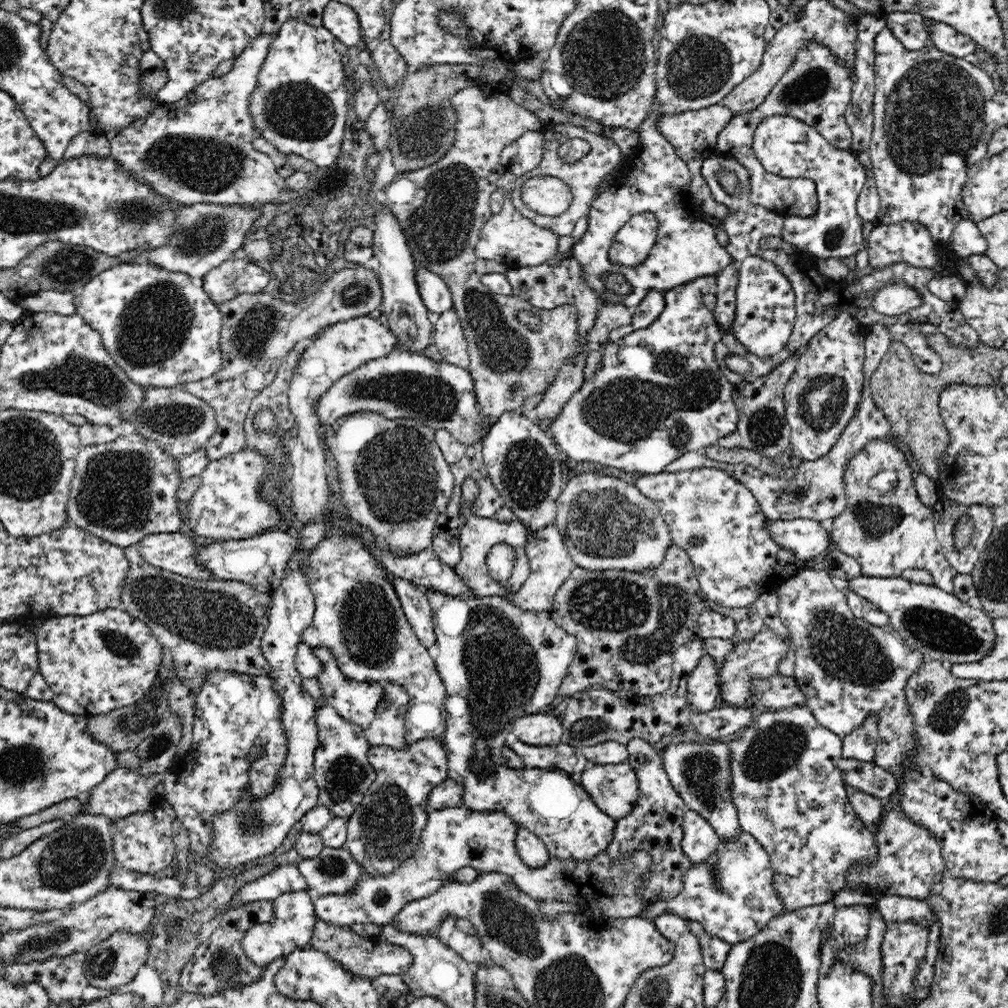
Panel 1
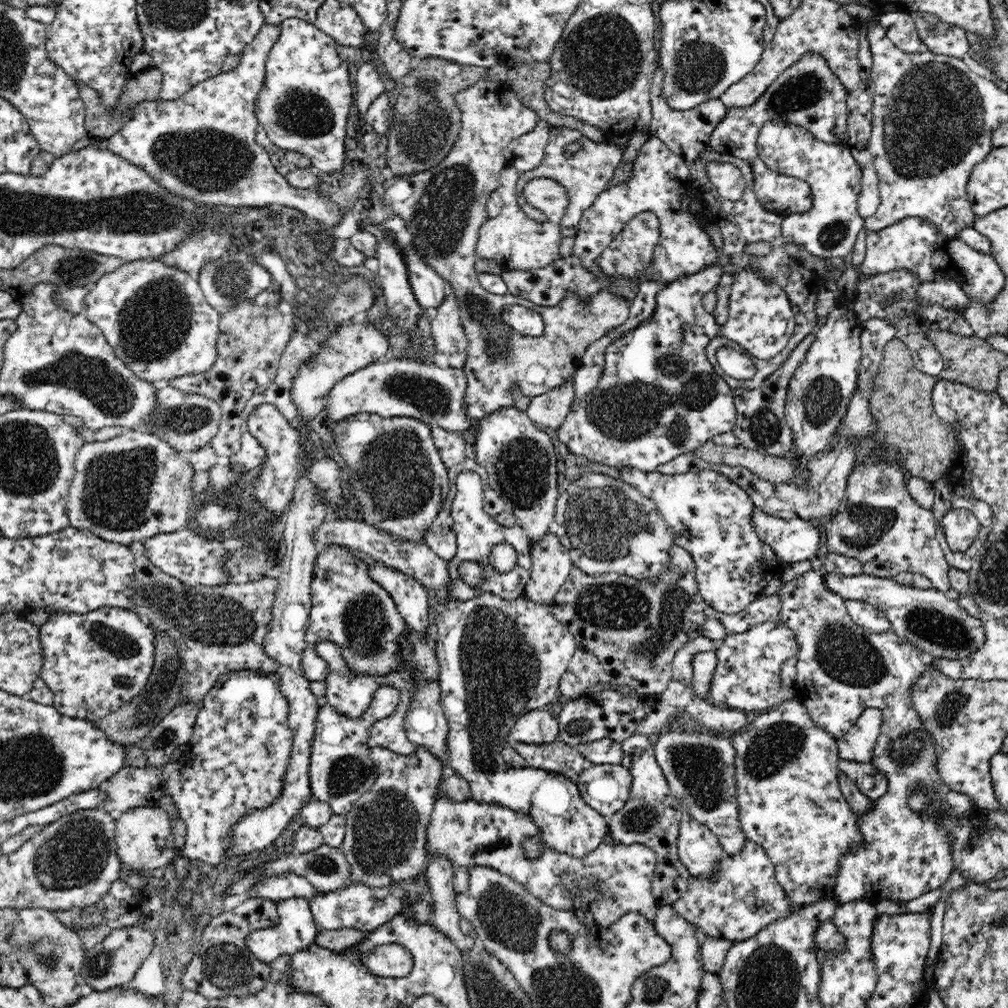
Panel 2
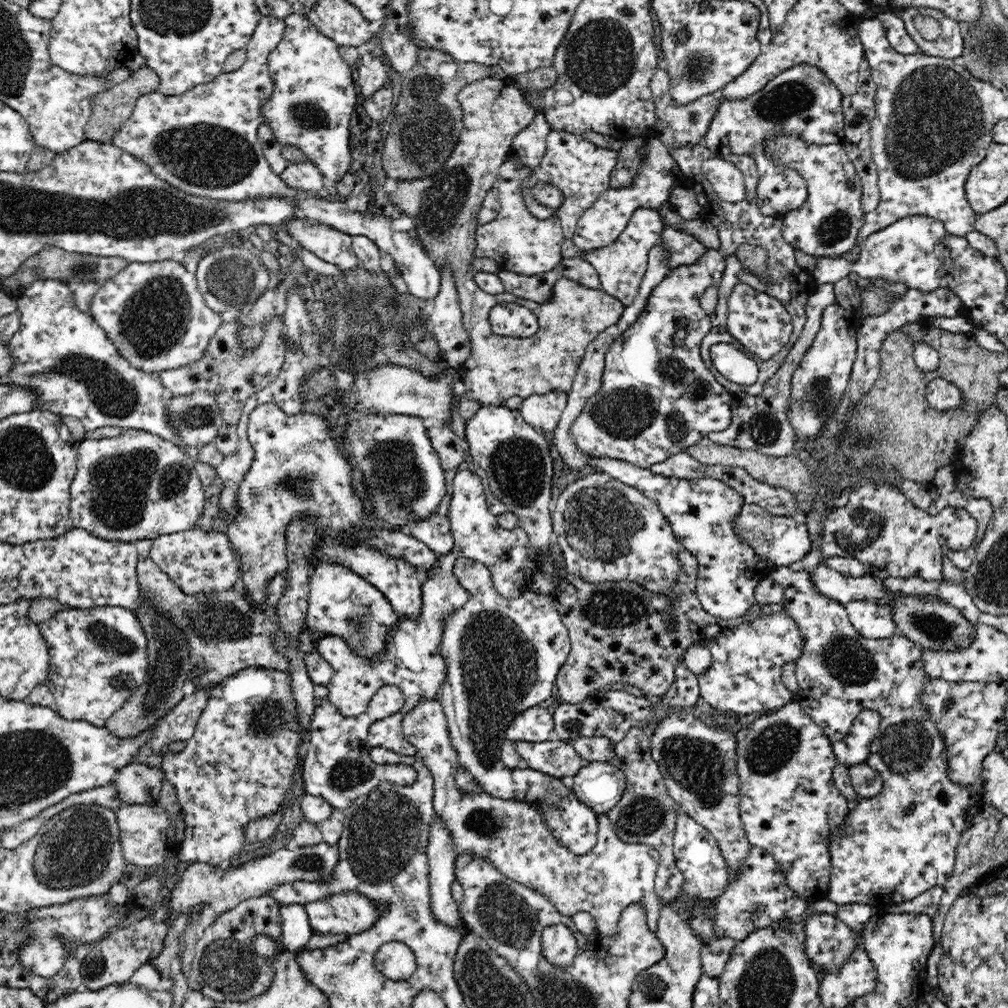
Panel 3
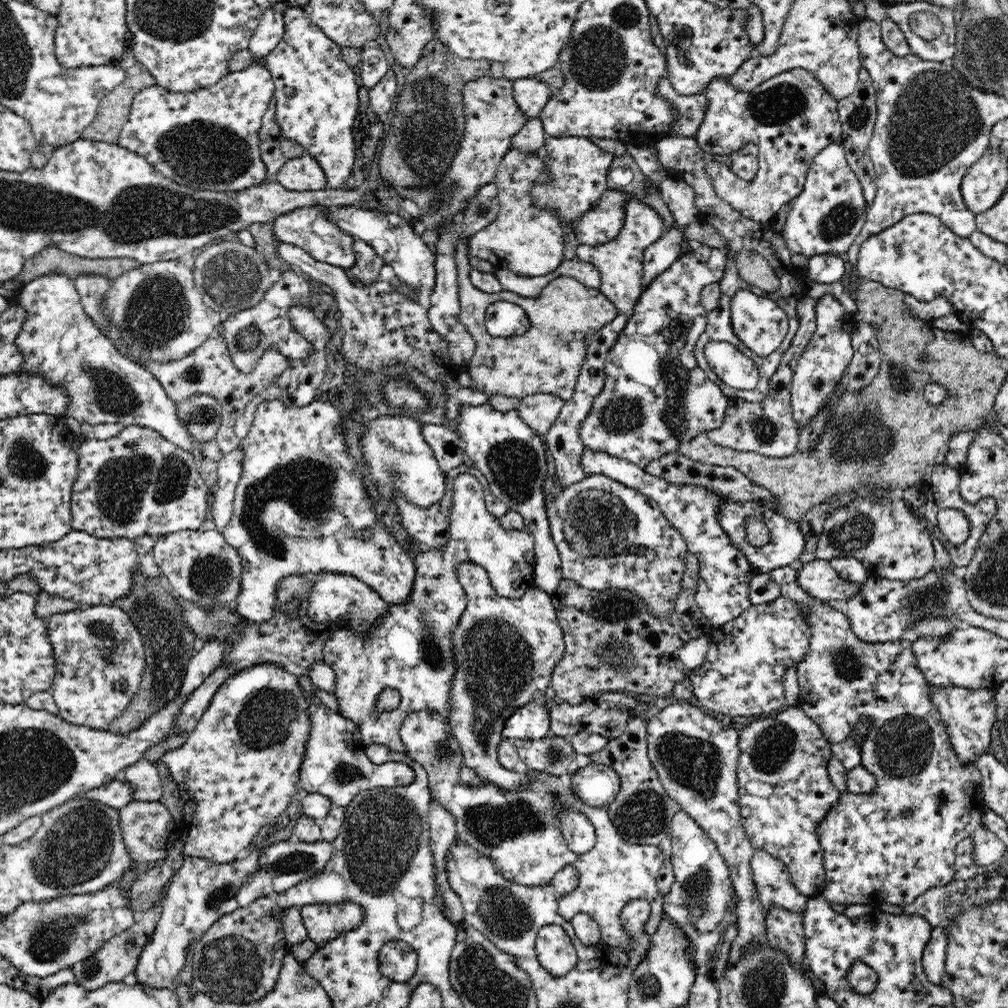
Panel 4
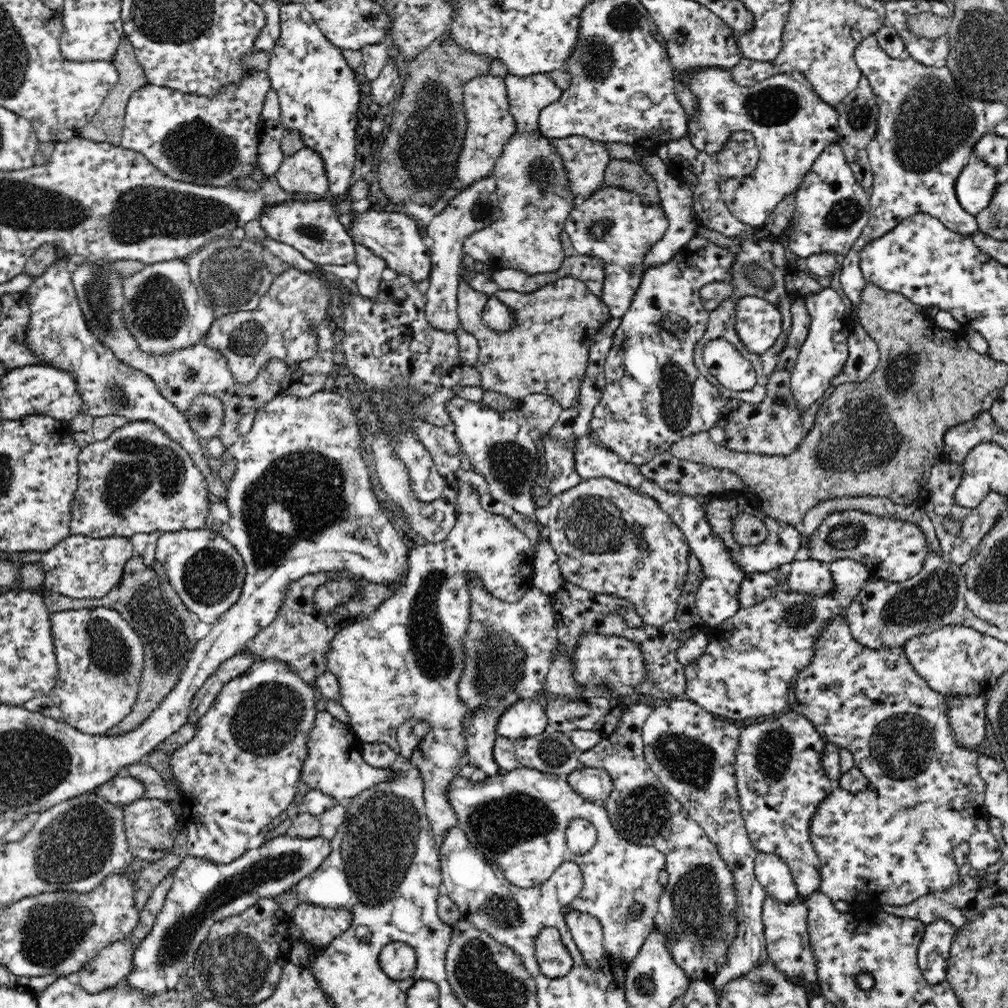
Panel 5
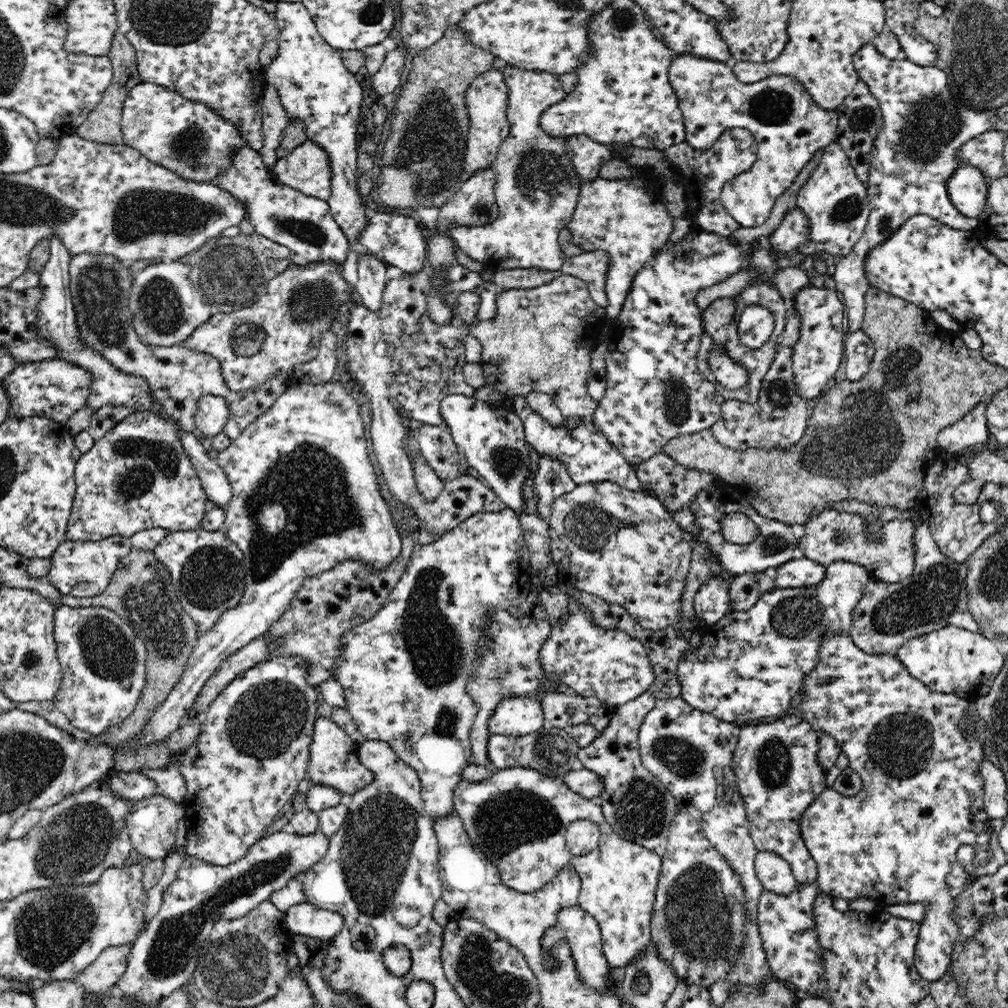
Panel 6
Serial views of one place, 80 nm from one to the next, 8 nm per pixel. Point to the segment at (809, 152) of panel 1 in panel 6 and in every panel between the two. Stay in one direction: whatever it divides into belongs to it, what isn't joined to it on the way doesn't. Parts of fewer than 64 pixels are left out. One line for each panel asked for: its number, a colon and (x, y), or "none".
2: (830, 228)
3: (827, 224)
4: (827, 216)
5: (832, 208)
6: (835, 201)

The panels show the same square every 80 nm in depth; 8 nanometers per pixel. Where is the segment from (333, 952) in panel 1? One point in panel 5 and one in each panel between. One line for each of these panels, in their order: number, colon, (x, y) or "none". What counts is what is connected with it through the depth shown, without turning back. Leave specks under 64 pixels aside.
2: (394, 960)
3: (394, 959)
4: (396, 960)
5: (398, 961)

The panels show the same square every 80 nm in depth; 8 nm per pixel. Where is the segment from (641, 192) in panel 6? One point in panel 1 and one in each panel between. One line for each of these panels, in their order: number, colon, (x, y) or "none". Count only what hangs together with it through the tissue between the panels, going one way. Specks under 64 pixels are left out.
1: (633, 242)
2: (629, 255)
3: (621, 265)
4: (620, 261)
5: (634, 227)

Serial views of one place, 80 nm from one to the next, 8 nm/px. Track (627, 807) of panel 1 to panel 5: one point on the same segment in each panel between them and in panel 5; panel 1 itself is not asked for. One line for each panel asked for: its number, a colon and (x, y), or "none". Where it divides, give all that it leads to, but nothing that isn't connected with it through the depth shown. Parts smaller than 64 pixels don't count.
2: (606, 788)
3: (600, 785)
4: (596, 785)
5: (594, 784)

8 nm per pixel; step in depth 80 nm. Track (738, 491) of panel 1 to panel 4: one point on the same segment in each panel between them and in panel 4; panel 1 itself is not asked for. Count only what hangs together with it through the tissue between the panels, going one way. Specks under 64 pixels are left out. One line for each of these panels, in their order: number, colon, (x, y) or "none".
2: (708, 515)
3: (700, 512)
4: (722, 593)

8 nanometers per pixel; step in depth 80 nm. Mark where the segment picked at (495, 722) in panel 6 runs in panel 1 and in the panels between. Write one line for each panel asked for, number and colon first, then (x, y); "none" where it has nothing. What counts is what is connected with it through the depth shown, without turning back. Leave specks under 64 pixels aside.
1: (539, 729)
2: (539, 726)
3: (535, 724)
4: (531, 721)
5: (526, 718)

